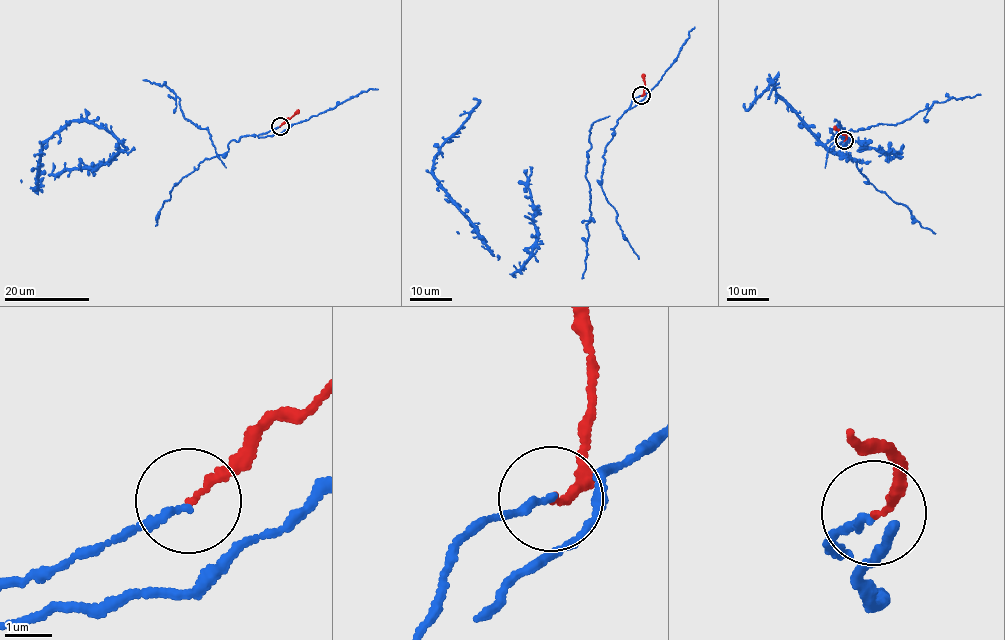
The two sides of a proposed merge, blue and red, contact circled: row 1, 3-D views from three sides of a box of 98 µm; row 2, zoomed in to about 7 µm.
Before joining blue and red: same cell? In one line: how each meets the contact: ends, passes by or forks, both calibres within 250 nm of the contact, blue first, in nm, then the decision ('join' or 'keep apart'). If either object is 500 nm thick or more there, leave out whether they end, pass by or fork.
blue passes by; red ends; calibres 100 and 120 nm; join

